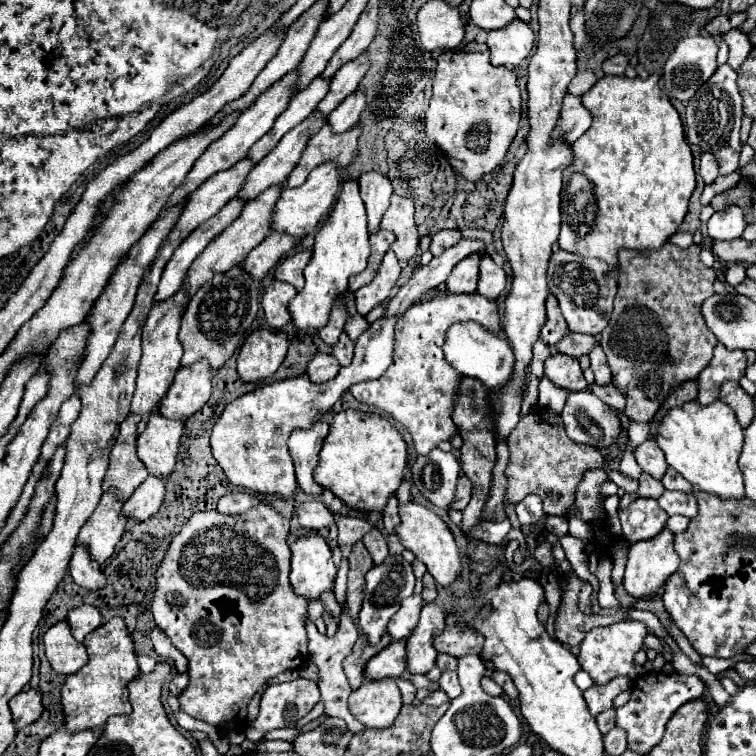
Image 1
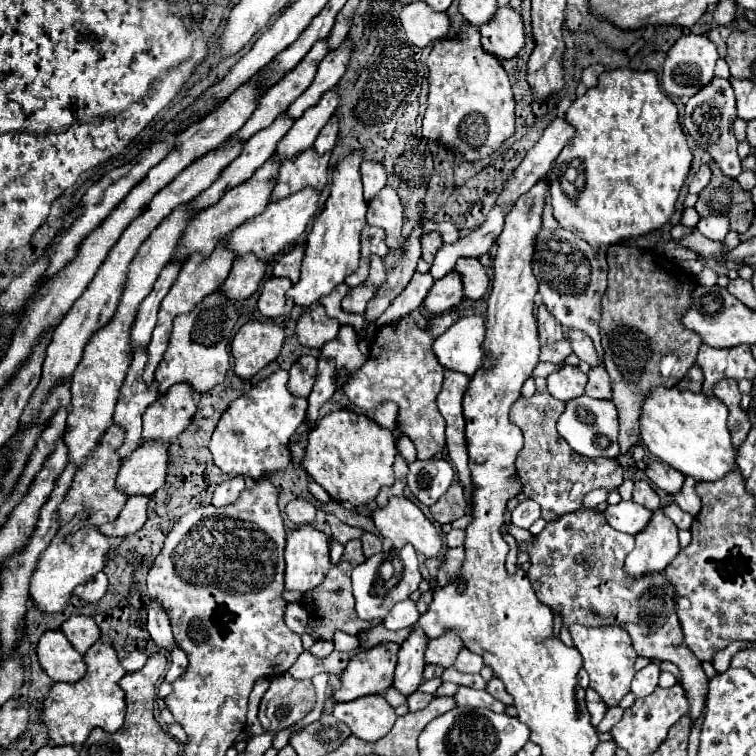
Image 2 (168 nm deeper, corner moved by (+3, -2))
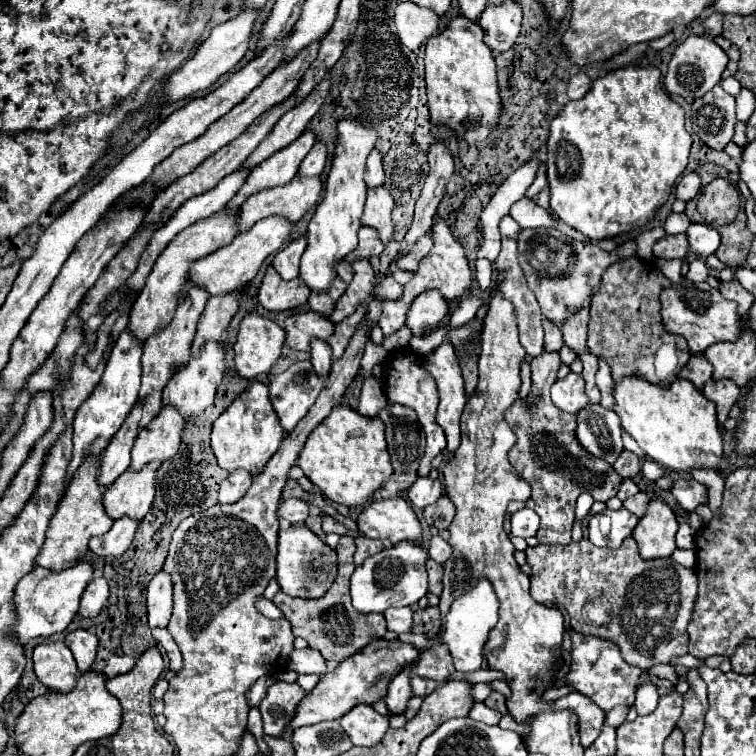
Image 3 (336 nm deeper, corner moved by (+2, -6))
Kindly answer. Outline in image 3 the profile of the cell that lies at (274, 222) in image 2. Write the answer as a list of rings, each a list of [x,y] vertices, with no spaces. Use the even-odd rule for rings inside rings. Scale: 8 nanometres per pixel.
[[[270,216],[270,218],[258,220],[248,232],[238,234],[230,244],[218,248],[214,254],[208,254],[206,258],[192,262],[190,270],[188,270],[188,280],[186,280],[180,296],[186,298],[188,290],[192,286],[204,288],[210,296],[224,296],[224,294],[230,294],[234,290],[240,290],[258,274],[260,266],[264,264],[264,260],[268,256],[274,256],[282,250],[282,242],[290,236],[290,232],[292,232],[292,224],[290,222],[286,224],[284,218]]]

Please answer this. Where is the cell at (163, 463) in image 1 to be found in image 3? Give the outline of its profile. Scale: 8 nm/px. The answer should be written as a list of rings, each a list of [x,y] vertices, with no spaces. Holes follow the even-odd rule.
[[[144,466],[144,470],[140,472],[126,470],[104,492],[106,514],[112,520],[118,520],[122,516],[134,518],[136,522],[144,520],[154,500],[154,482],[156,472],[152,466]]]

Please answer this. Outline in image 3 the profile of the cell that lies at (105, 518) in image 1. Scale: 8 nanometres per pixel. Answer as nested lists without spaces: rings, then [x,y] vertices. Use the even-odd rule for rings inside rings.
[[[80,560],[70,570],[62,570],[58,574],[50,574],[50,570],[34,568],[30,574],[26,574],[14,588],[12,604],[16,610],[16,624],[14,624],[14,636],[22,646],[28,642],[40,638],[50,638],[52,634],[58,634],[68,628],[72,618],[76,616],[80,596],[88,582],[92,580],[92,562]]]

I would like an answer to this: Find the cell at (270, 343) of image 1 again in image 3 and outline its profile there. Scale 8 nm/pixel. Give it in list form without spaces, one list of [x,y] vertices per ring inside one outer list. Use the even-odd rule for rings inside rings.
[[[246,314],[240,322],[238,338],[234,344],[234,362],[238,374],[252,380],[262,372],[268,372],[280,356],[284,336],[284,330],[270,318]]]

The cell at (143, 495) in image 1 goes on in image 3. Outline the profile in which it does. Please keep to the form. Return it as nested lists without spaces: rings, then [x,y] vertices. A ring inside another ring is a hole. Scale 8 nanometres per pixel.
[[[130,518],[116,520],[104,536],[96,536],[90,540],[90,552],[100,558],[122,556],[128,550],[128,546],[132,544],[136,528],[138,528],[138,522]]]

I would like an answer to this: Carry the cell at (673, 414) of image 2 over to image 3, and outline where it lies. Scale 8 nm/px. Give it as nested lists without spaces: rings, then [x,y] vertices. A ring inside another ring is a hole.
[[[638,374],[624,378],[622,382],[612,386],[614,394],[614,412],[618,414],[622,428],[638,442],[638,446],[656,460],[662,468],[672,468],[676,472],[690,472],[692,468],[716,468],[722,458],[722,436],[716,420],[716,406],[704,398],[700,390],[694,388],[692,382],[686,382],[684,378],[676,378],[668,388],[650,384],[642,380]]]

